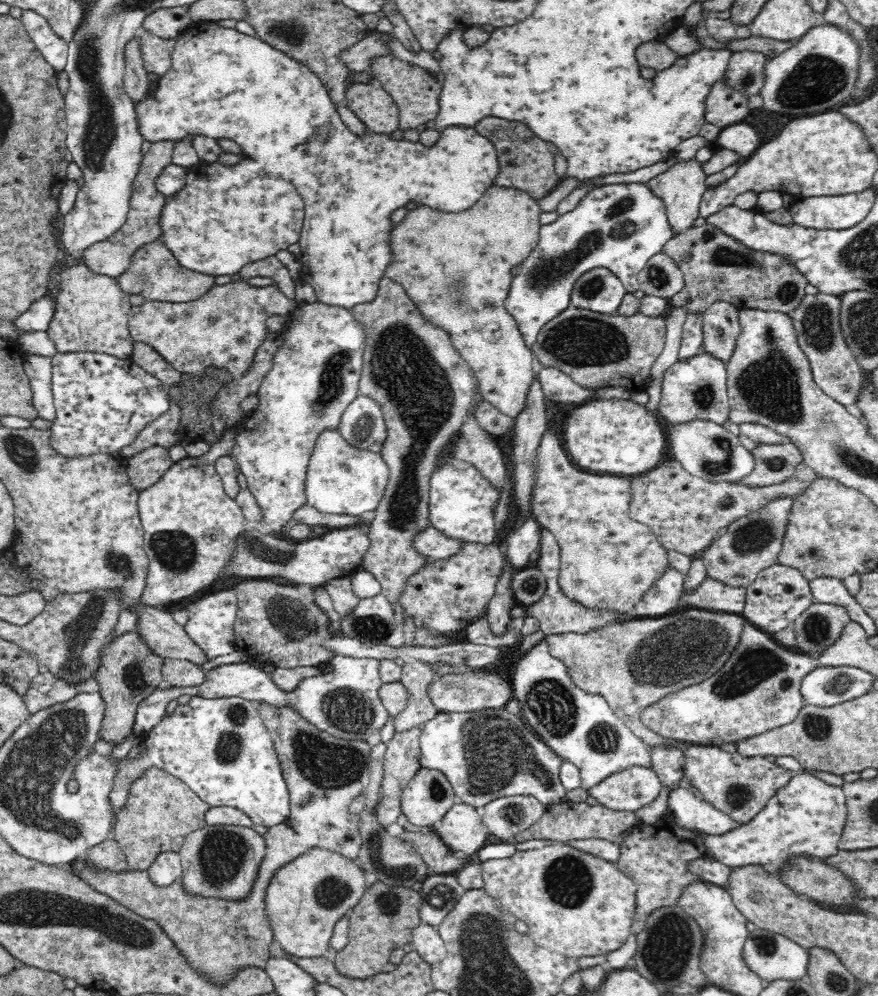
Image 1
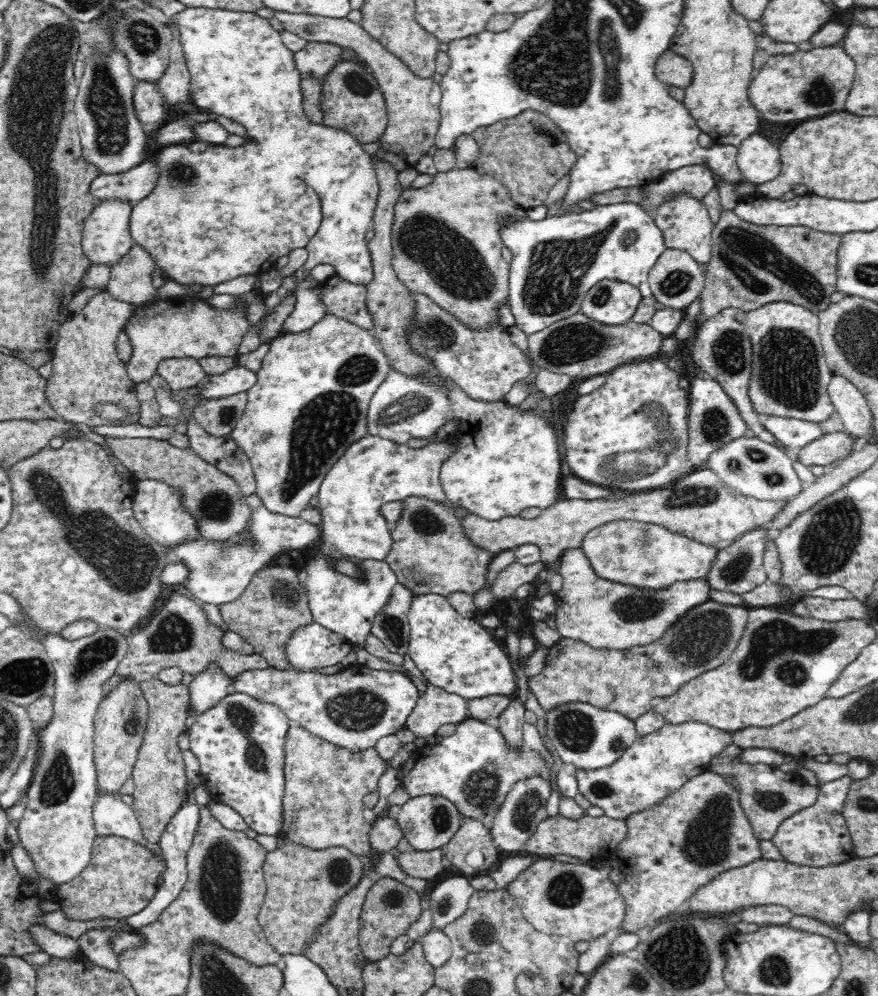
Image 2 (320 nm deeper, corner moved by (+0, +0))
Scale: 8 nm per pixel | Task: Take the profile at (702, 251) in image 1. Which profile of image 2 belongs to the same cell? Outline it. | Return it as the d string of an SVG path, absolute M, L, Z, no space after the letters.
M724 209L720 220L713 225L711 232L713 254L705 269L705 287L700 300L701 310L697 320L704 322L727 308L739 308L746 312L756 310L768 302L794 302L818 314L826 310L832 300L832 292L837 290L837 250L843 235L823 233L807 226L758 226L737 216L734 209Z

